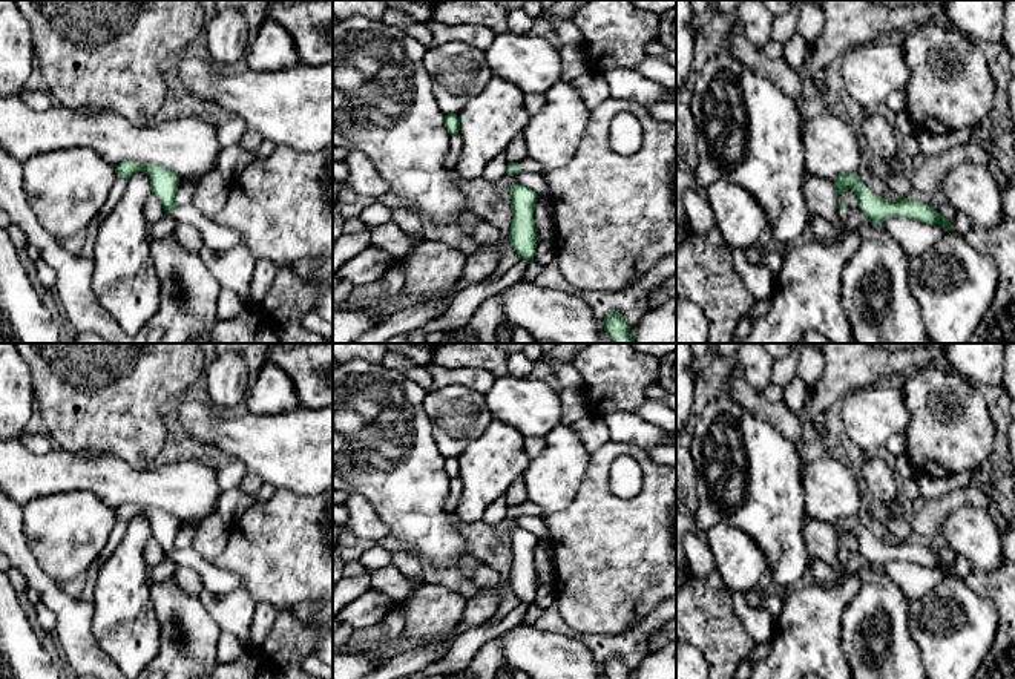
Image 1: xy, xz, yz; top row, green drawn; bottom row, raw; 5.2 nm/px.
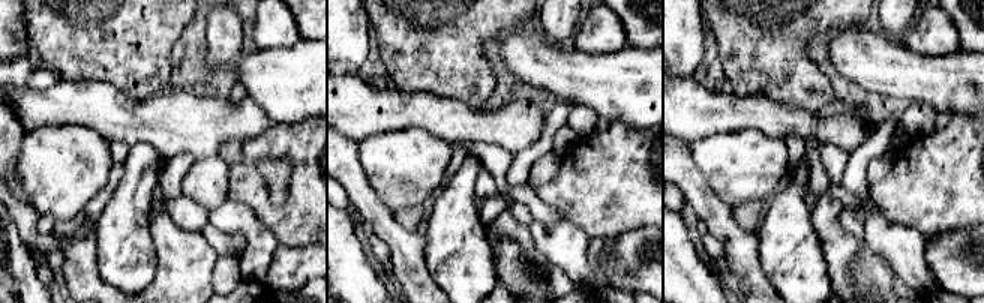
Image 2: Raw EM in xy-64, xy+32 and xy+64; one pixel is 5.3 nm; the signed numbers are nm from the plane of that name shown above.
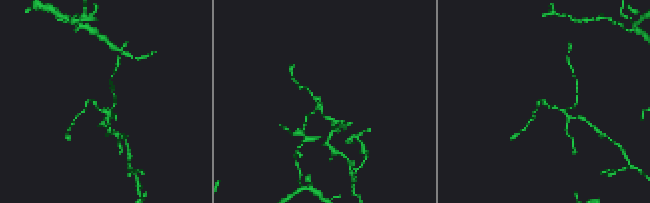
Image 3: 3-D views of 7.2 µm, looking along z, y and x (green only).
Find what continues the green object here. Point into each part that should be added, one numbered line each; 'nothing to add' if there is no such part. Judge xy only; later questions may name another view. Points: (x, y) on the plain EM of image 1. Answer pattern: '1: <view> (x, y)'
1: xy (215, 580)

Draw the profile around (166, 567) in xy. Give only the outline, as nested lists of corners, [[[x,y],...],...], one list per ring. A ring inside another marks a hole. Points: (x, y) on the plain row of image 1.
[[[164,558],[149,572],[150,586],[164,581],[167,576],[172,576],[175,569],[175,561],[172,558]]]

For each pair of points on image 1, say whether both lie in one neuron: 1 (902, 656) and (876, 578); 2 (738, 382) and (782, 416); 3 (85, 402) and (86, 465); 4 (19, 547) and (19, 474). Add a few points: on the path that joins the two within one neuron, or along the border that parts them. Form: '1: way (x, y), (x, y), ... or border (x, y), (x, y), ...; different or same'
1: way (882, 636), (877, 632), (877, 598); same
2: way (747, 394), (761, 408), (770, 411); same
3: border (55, 445), (68, 451), (109, 452), (121, 460); different
4: border (16, 501), (22, 508); different

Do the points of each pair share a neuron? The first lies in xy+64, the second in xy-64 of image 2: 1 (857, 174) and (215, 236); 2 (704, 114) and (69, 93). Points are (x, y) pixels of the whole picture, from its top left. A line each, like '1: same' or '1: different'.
1: same
2: same

